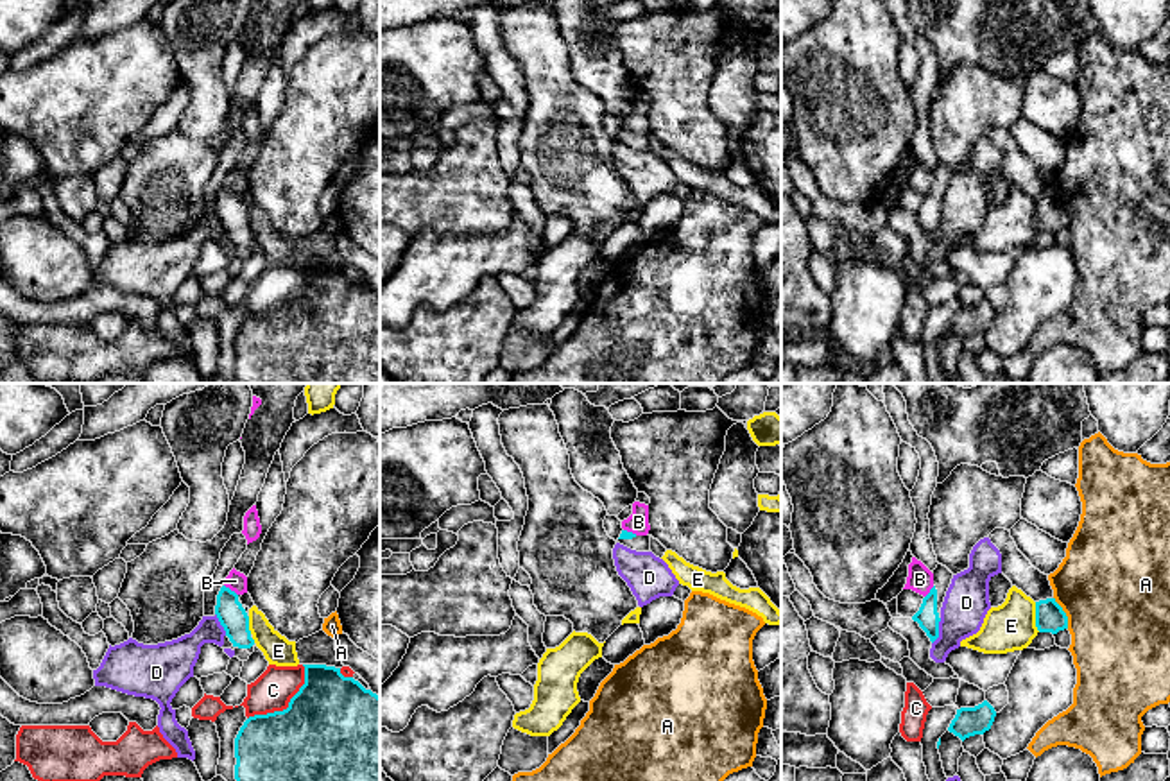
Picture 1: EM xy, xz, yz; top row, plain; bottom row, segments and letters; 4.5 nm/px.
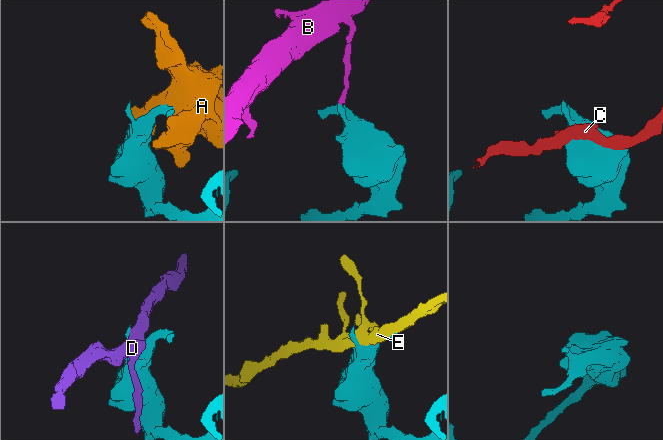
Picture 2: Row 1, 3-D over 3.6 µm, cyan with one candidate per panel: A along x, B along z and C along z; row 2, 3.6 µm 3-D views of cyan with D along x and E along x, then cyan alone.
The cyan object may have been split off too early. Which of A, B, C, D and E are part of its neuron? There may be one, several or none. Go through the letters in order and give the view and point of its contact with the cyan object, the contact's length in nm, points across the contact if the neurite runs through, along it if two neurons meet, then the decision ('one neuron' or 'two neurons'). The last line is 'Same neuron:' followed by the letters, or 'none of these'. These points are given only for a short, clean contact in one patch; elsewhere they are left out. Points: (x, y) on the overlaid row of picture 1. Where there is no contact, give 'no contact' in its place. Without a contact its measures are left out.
A: meets cyan in yz at (1065, 613); contact 160 nm long; two neurons
B: meets cyan in xy at (230, 590); contact 80 nm long; border along xy (224, 584), (237, 595); two neurons
C: meets cyan in xy at (289, 706); contact 360 nm long; two neurons
D: meets cyan in yz at (937, 631); contact 130 nm long; border along yz (941, 618), (937, 638), (932, 643); two neurons
E: meets cyan in yz at (1036, 617); contact 140 nm long; two neurons
Same neuron: none of these

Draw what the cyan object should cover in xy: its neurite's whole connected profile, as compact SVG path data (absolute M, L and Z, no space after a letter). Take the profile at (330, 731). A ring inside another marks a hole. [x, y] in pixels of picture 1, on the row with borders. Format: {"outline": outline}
{"outline": "M303 665L305 684L290 699L288 708L267 715L249 717L235 738L235 779L237 781L380 781L380 697L366 690L353 677L344 677L340 668L326 665Z"}

